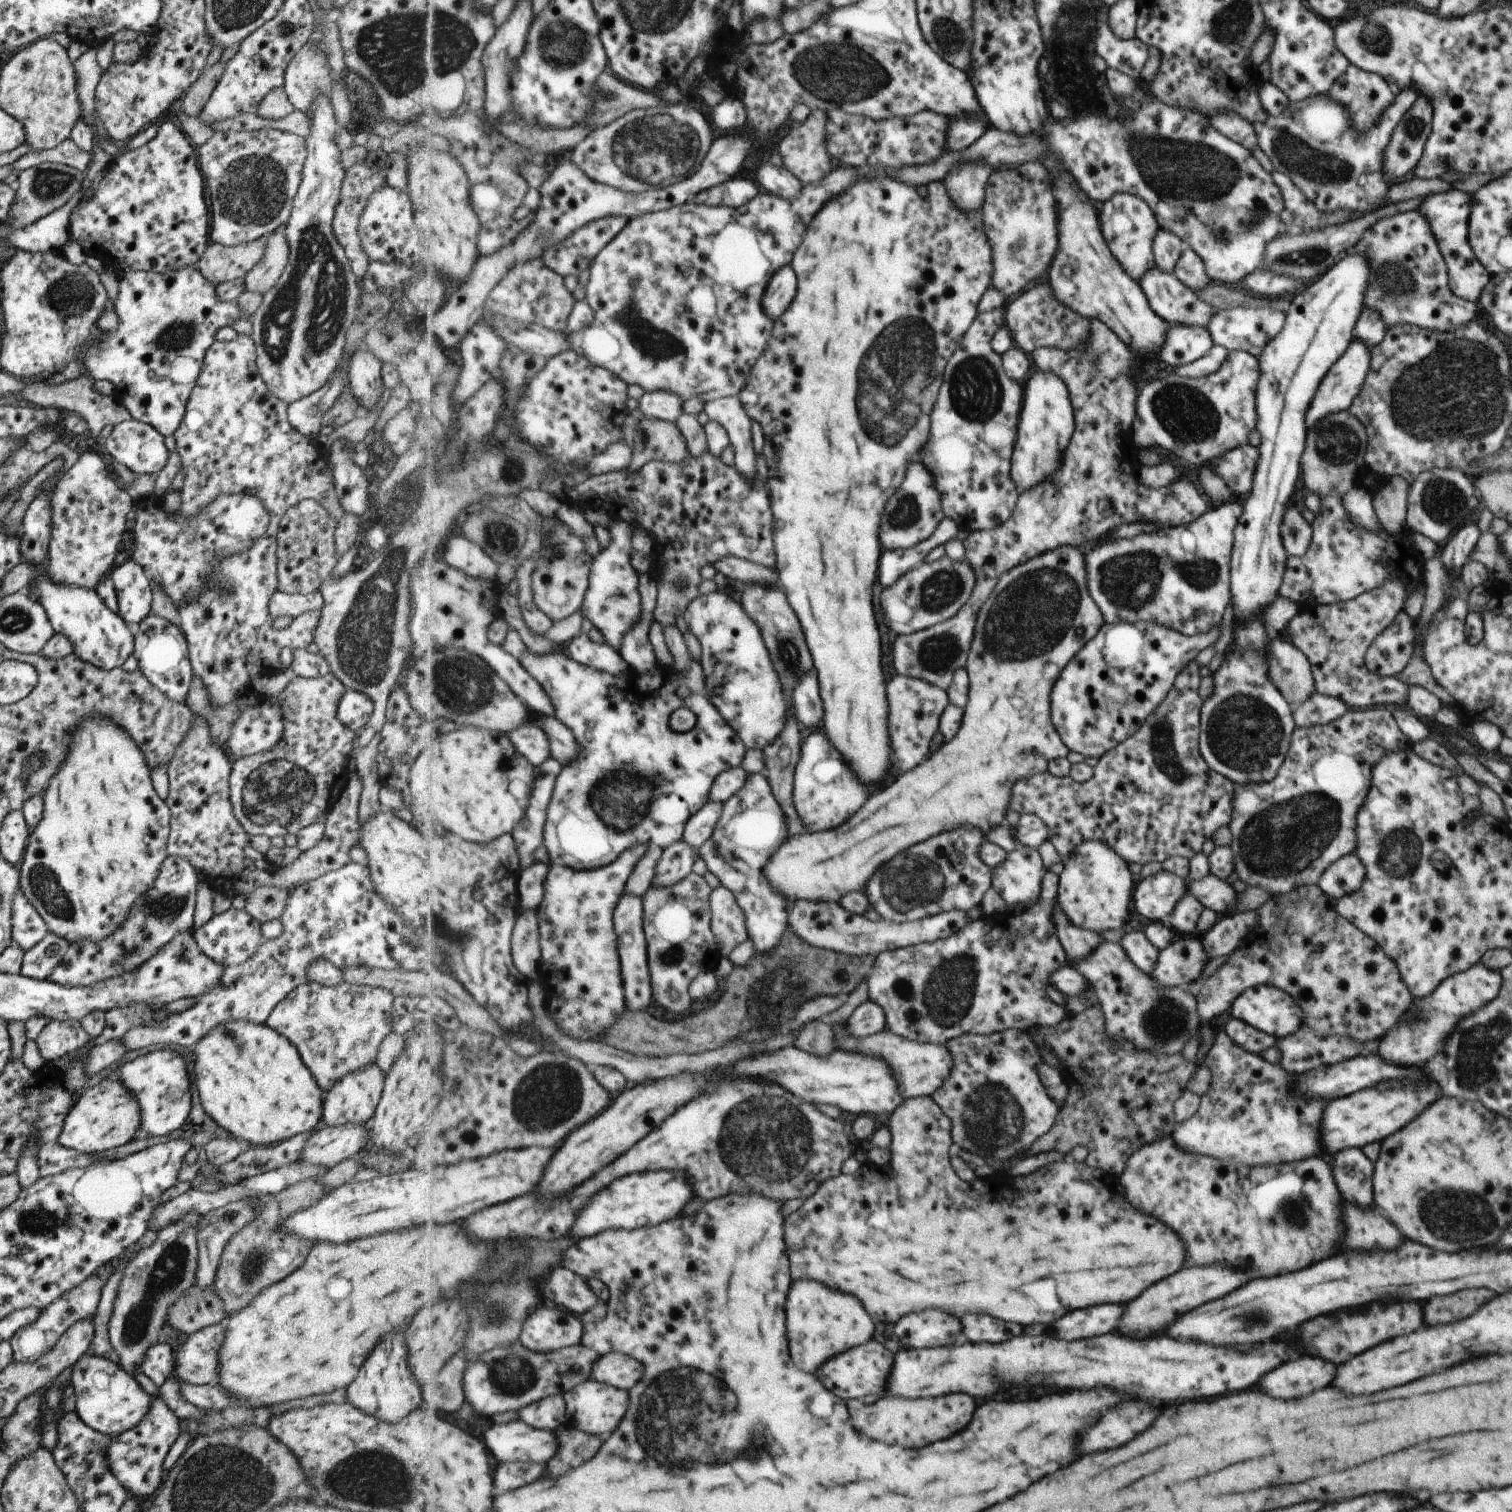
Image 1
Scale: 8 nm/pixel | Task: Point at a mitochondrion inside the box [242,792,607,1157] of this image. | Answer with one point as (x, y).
(550, 1091)

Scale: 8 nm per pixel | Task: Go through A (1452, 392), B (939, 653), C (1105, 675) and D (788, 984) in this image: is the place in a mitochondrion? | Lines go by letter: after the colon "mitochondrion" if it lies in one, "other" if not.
A: mitochondrion
B: mitochondrion
C: other
D: mitochondrion

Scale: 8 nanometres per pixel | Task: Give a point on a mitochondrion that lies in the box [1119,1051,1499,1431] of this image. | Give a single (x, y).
(1450, 1216)

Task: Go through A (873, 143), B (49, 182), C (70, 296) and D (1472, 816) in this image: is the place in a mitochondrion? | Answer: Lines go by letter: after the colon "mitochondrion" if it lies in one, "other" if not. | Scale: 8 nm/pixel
A: other
B: mitochondrion
C: mitochondrion
D: other

